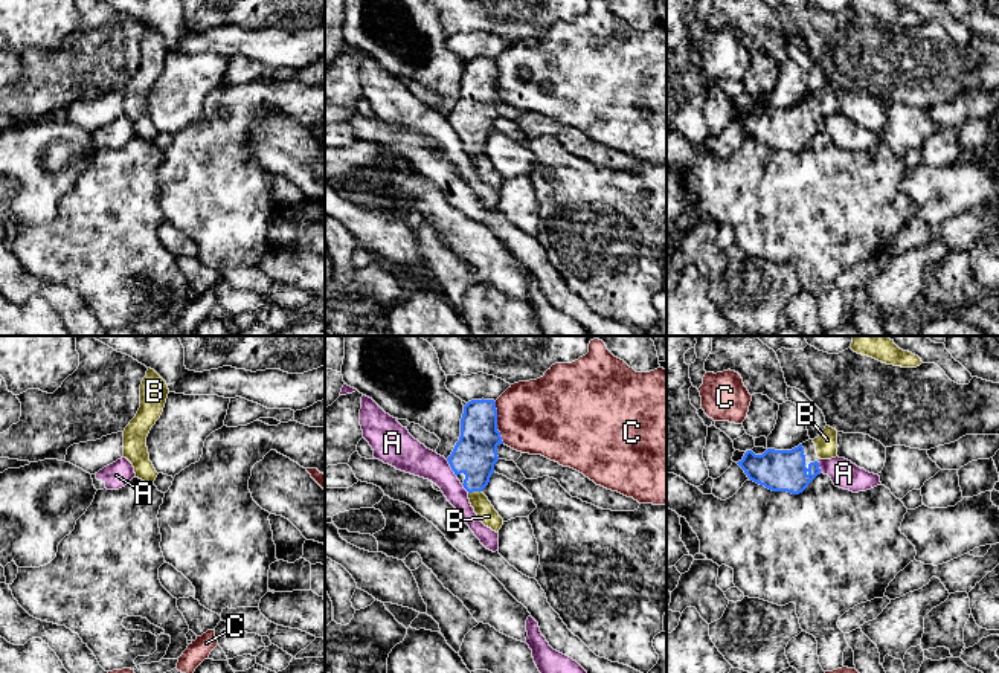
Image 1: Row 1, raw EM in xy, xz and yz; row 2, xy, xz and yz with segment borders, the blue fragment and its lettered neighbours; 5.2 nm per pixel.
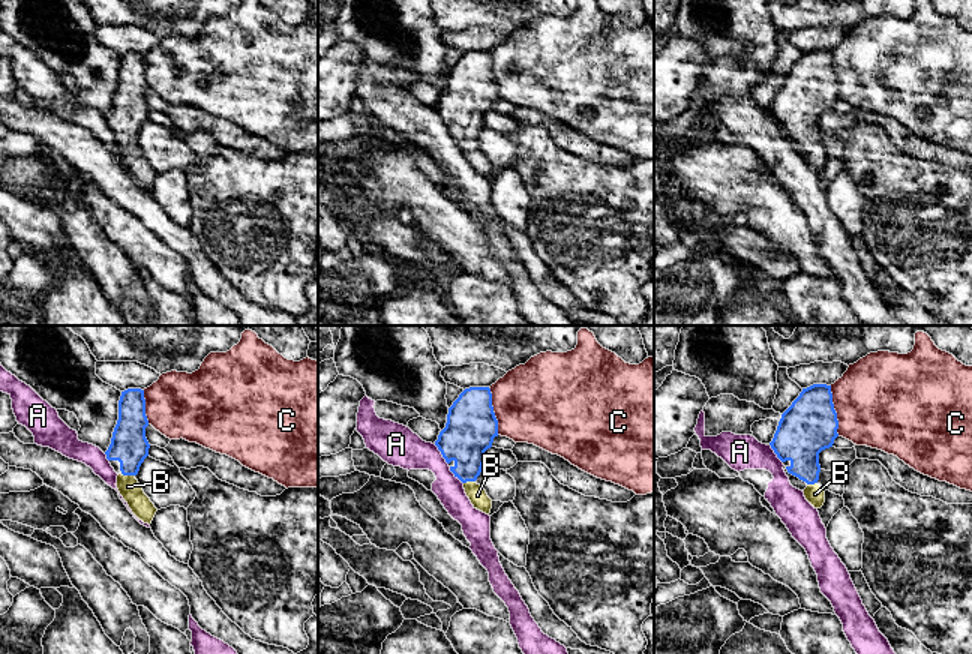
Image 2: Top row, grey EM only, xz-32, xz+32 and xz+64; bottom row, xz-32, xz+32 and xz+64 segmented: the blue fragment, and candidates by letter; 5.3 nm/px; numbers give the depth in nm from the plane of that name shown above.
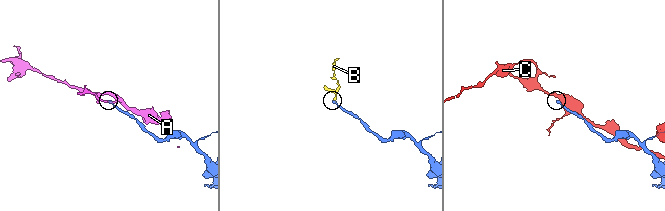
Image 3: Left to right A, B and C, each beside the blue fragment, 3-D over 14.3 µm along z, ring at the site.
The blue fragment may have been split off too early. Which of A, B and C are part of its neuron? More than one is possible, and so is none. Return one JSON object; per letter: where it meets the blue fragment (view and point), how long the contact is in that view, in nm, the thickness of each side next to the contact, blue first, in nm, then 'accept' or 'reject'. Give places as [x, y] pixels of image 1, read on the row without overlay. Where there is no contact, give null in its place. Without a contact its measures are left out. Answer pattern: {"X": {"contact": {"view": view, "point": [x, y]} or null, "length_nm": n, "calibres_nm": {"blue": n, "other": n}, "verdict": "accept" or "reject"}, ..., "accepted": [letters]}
{"A": {"contact": {"view": "xz", "point": [452, 127]}, "length_nm": 110, "calibres_nm": {"blue": 220, "other": 180}, "verdict": "reject"}, "B": {"contact": {"view": "xz", "point": [475, 148]}, "length_nm": 70, "calibres_nm": {"blue": 220, "other": 100}, "verdict": "accept"}, "C": {"contact": {"view": "xz", "point": [496, 81]}, "length_nm": 220, "calibres_nm": {"blue": 220, "other": 400}, "verdict": "reject"}, "accepted": ["B"]}

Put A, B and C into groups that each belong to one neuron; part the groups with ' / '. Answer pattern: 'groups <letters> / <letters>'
groups A / B / C

